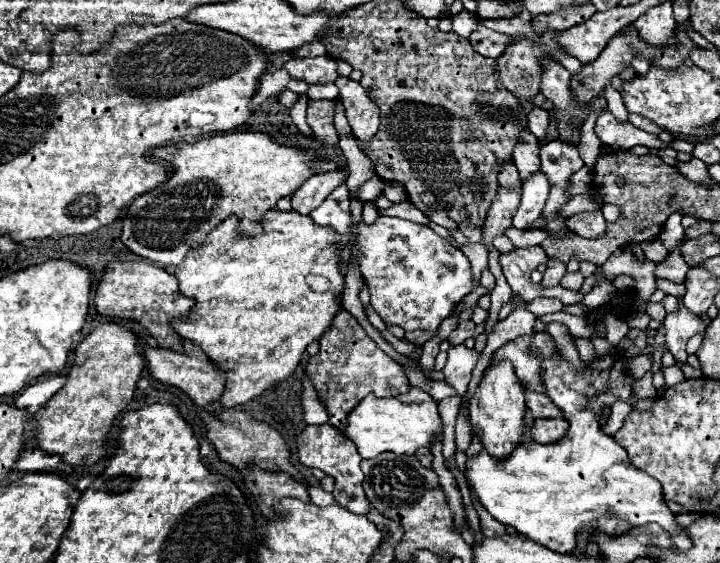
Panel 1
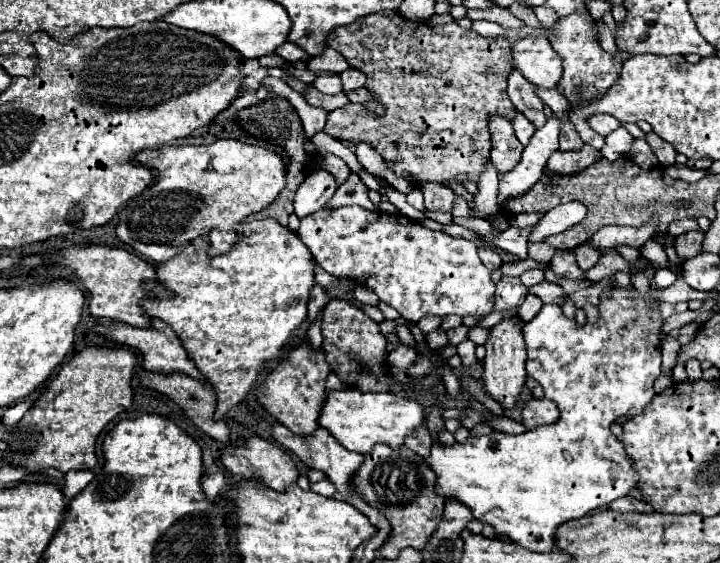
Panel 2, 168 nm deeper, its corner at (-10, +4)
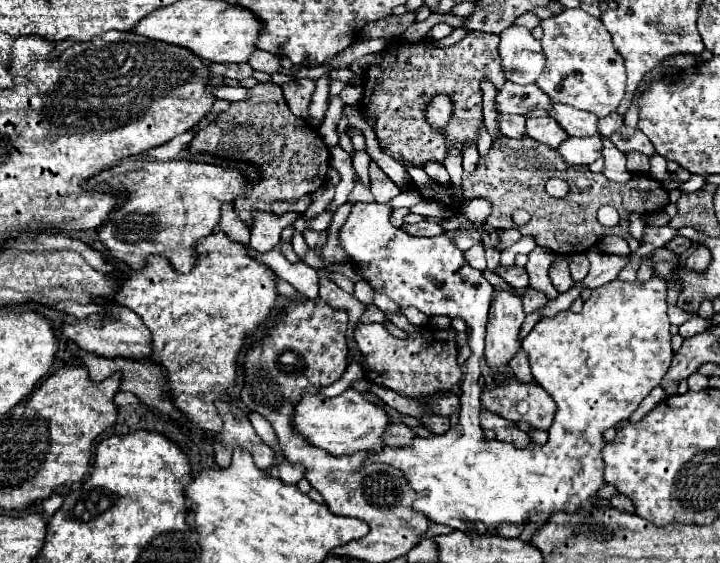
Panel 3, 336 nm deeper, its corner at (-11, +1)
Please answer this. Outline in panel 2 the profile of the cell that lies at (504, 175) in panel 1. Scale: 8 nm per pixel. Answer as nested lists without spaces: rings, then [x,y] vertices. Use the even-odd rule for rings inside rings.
[[[490,116],[490,136],[492,136],[492,152],[490,158],[500,174],[510,172],[524,150],[524,146],[518,142],[512,130],[512,122],[504,116]]]

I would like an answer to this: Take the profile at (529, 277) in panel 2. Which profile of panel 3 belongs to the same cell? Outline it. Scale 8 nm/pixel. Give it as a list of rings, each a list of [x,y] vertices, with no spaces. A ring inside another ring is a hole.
[[[499,265],[497,269],[497,275],[501,275],[509,285],[513,287],[529,287],[529,275],[523,267],[511,267],[511,269],[503,269]]]

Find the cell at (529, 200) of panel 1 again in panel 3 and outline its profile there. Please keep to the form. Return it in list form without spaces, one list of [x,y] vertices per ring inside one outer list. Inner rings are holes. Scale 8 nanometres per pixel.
[[[569,137],[557,147],[557,153],[569,165],[591,165],[601,157],[601,137]]]

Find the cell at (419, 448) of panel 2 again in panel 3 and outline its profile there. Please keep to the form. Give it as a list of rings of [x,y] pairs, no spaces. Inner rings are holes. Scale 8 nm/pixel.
[[[391,423],[391,431],[387,431],[387,445],[389,447],[407,447],[411,445],[415,433],[405,423]]]

